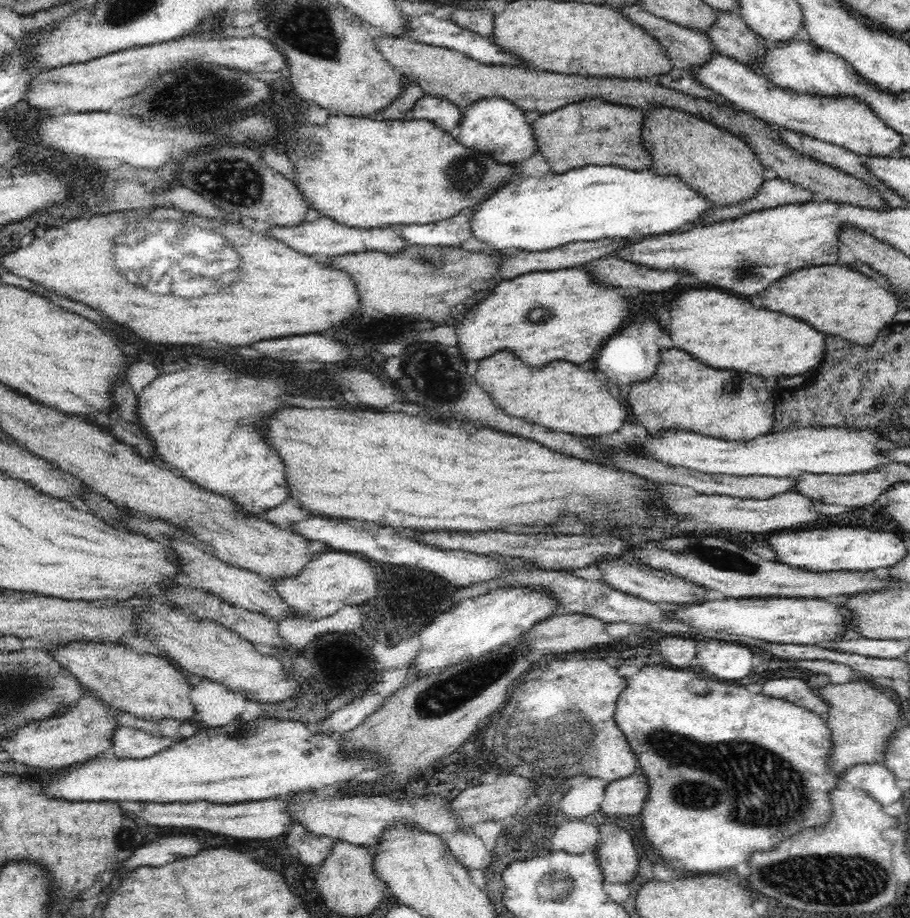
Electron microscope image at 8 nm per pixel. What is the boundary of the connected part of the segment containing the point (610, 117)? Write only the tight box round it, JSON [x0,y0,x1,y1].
[532,100,651,172]

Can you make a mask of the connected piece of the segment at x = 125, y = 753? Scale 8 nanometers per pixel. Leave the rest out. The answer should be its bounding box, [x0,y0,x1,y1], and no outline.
[110,726,178,759]

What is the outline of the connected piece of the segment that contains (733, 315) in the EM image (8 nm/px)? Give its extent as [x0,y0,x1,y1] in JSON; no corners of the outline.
[670,287,826,376]

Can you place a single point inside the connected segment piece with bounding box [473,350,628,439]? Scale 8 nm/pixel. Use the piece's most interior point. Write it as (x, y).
(561, 397)

